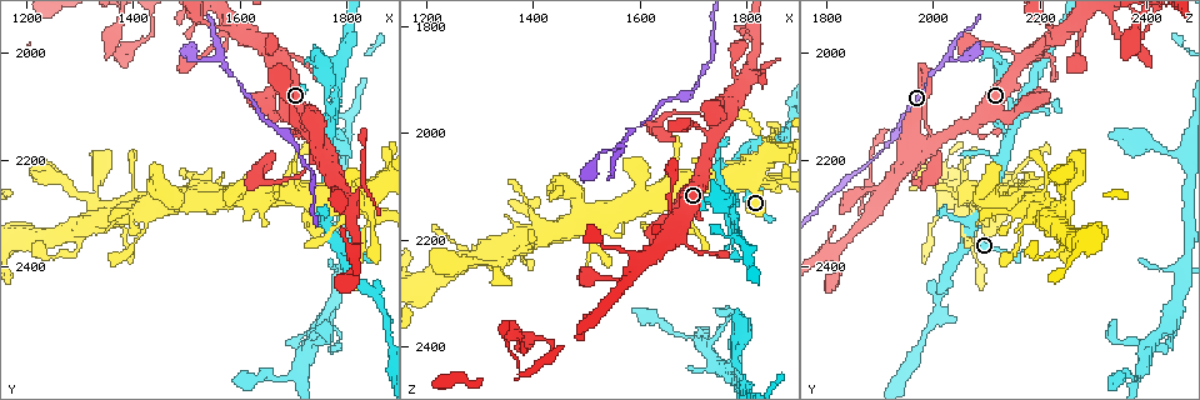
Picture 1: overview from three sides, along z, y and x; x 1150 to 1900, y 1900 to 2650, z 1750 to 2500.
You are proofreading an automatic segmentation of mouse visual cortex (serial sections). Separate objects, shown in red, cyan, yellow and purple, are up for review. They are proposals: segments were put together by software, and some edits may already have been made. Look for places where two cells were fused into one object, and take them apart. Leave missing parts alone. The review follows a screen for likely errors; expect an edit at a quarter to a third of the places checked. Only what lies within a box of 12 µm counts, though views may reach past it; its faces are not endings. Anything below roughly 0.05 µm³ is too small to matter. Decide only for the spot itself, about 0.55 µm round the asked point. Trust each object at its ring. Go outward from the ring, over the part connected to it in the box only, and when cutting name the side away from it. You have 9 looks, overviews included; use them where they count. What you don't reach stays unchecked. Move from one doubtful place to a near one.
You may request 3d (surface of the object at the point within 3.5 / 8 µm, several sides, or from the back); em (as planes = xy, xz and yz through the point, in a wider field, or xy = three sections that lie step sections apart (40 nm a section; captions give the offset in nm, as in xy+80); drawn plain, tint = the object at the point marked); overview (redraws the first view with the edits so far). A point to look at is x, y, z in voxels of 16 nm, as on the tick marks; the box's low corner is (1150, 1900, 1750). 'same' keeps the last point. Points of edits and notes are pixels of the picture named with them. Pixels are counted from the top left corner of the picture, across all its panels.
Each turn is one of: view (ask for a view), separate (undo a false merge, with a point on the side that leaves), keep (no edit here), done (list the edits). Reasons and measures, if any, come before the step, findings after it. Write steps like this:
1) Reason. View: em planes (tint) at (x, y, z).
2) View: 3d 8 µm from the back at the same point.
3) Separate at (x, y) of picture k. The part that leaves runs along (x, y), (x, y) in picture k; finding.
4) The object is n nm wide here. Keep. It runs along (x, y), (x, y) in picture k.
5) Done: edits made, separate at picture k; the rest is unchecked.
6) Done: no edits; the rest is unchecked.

Four arms meet. View: 3d 3.5 µm at (1680, 2010, 2170).

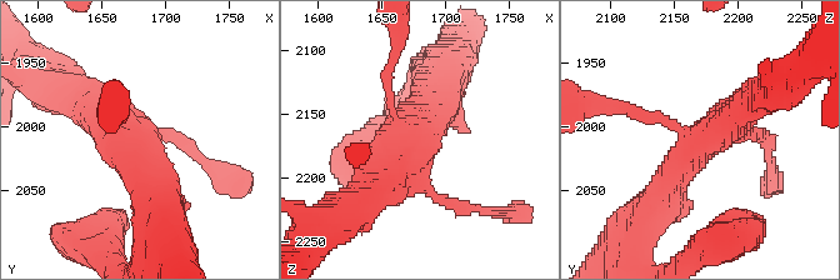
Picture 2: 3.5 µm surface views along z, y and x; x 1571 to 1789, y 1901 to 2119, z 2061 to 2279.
4 arms meet here; the arms are 100, 150, 400, 400 nm wide. View: em xy step 2 (tint) at (1676, 2012, 2172).

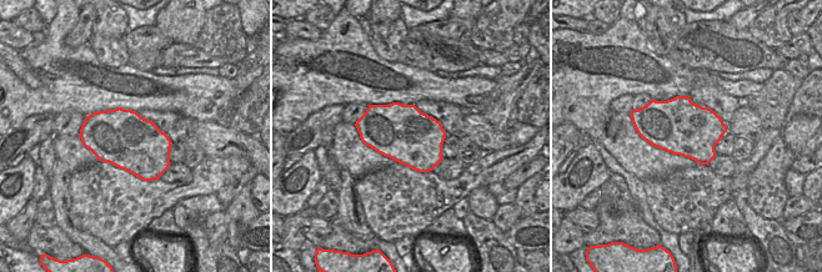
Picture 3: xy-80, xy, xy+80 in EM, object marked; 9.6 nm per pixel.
The object is 550 nm wide here. Keep. It runs along (653, 204), (704, 139), (753, 100) in picture 2; all the same cell.

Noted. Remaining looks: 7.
A narrow waist. View: 3d 3.5 µm at (1795, 2265, 1915).

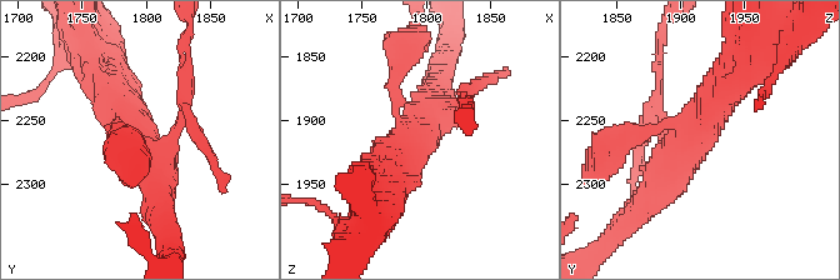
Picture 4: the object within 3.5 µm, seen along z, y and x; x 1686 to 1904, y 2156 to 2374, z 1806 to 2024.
Shape alone is not enough. View: em xy step 2 (tint) at (1792, 2264, 1912).

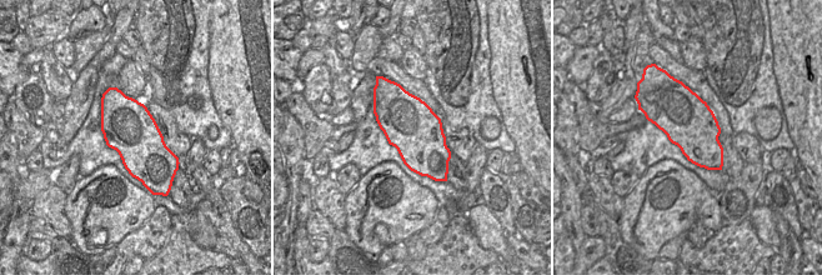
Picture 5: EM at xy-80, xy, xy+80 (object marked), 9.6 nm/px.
Cut it another way. View: em planes (tint) at the same point.

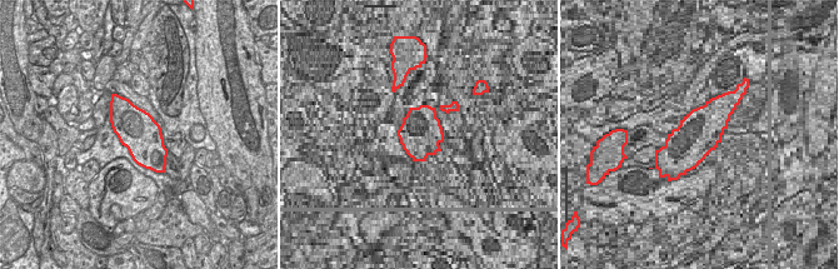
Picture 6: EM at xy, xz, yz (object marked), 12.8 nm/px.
Separate at (188, 101) of picture 4. The part that leaves runs along (173, 135), (188, 96), (188, 35) in picture 4; a second cell is stuck on.

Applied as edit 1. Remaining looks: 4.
See it whole again. View: overview.

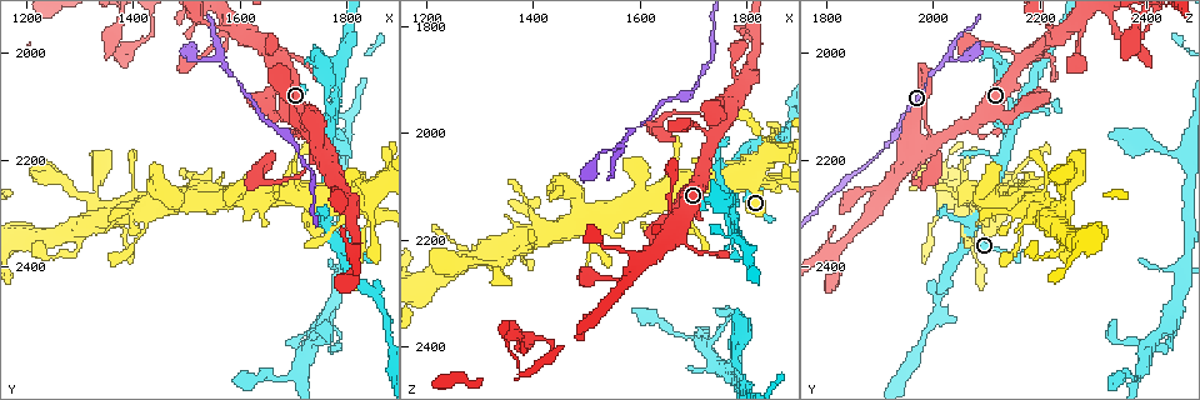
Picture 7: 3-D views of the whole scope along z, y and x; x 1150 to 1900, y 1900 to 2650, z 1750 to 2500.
Three-way junction. View: 3d 3.5 µm at (1780, 2110, 2160).

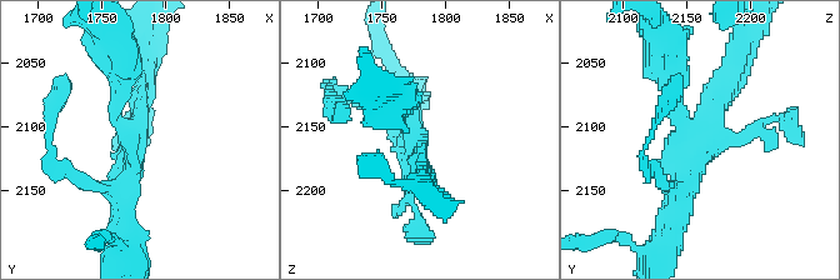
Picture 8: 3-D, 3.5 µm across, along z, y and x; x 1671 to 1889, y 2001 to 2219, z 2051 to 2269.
3 arms meet here; the arms are 200, 250, 300 nm wide; need the tissue. View: em xy step 1 (tint) at (1776, 2110, 2160).

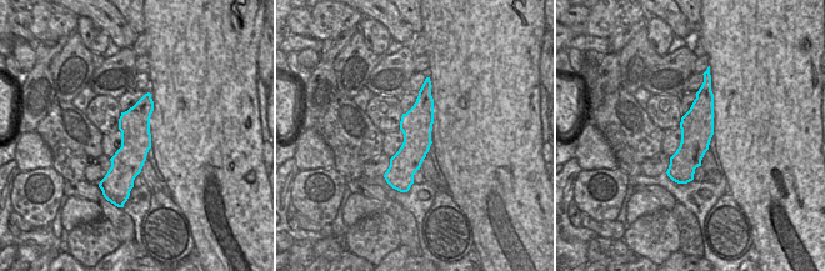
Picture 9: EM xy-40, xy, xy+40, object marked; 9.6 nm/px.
Another direction. View: em xy step 5 (tint) at the same point.

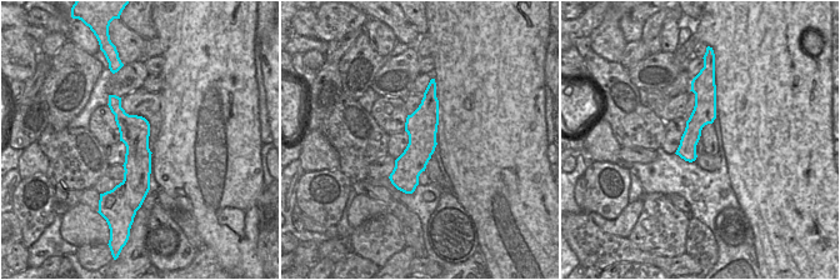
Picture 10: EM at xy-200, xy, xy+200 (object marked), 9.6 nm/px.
Keep. It runs along (433, 88), (408, 190) in picture 10; all the same cell.

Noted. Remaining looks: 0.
Done: edits made, separate at picture 4; the rest is unchecked.

